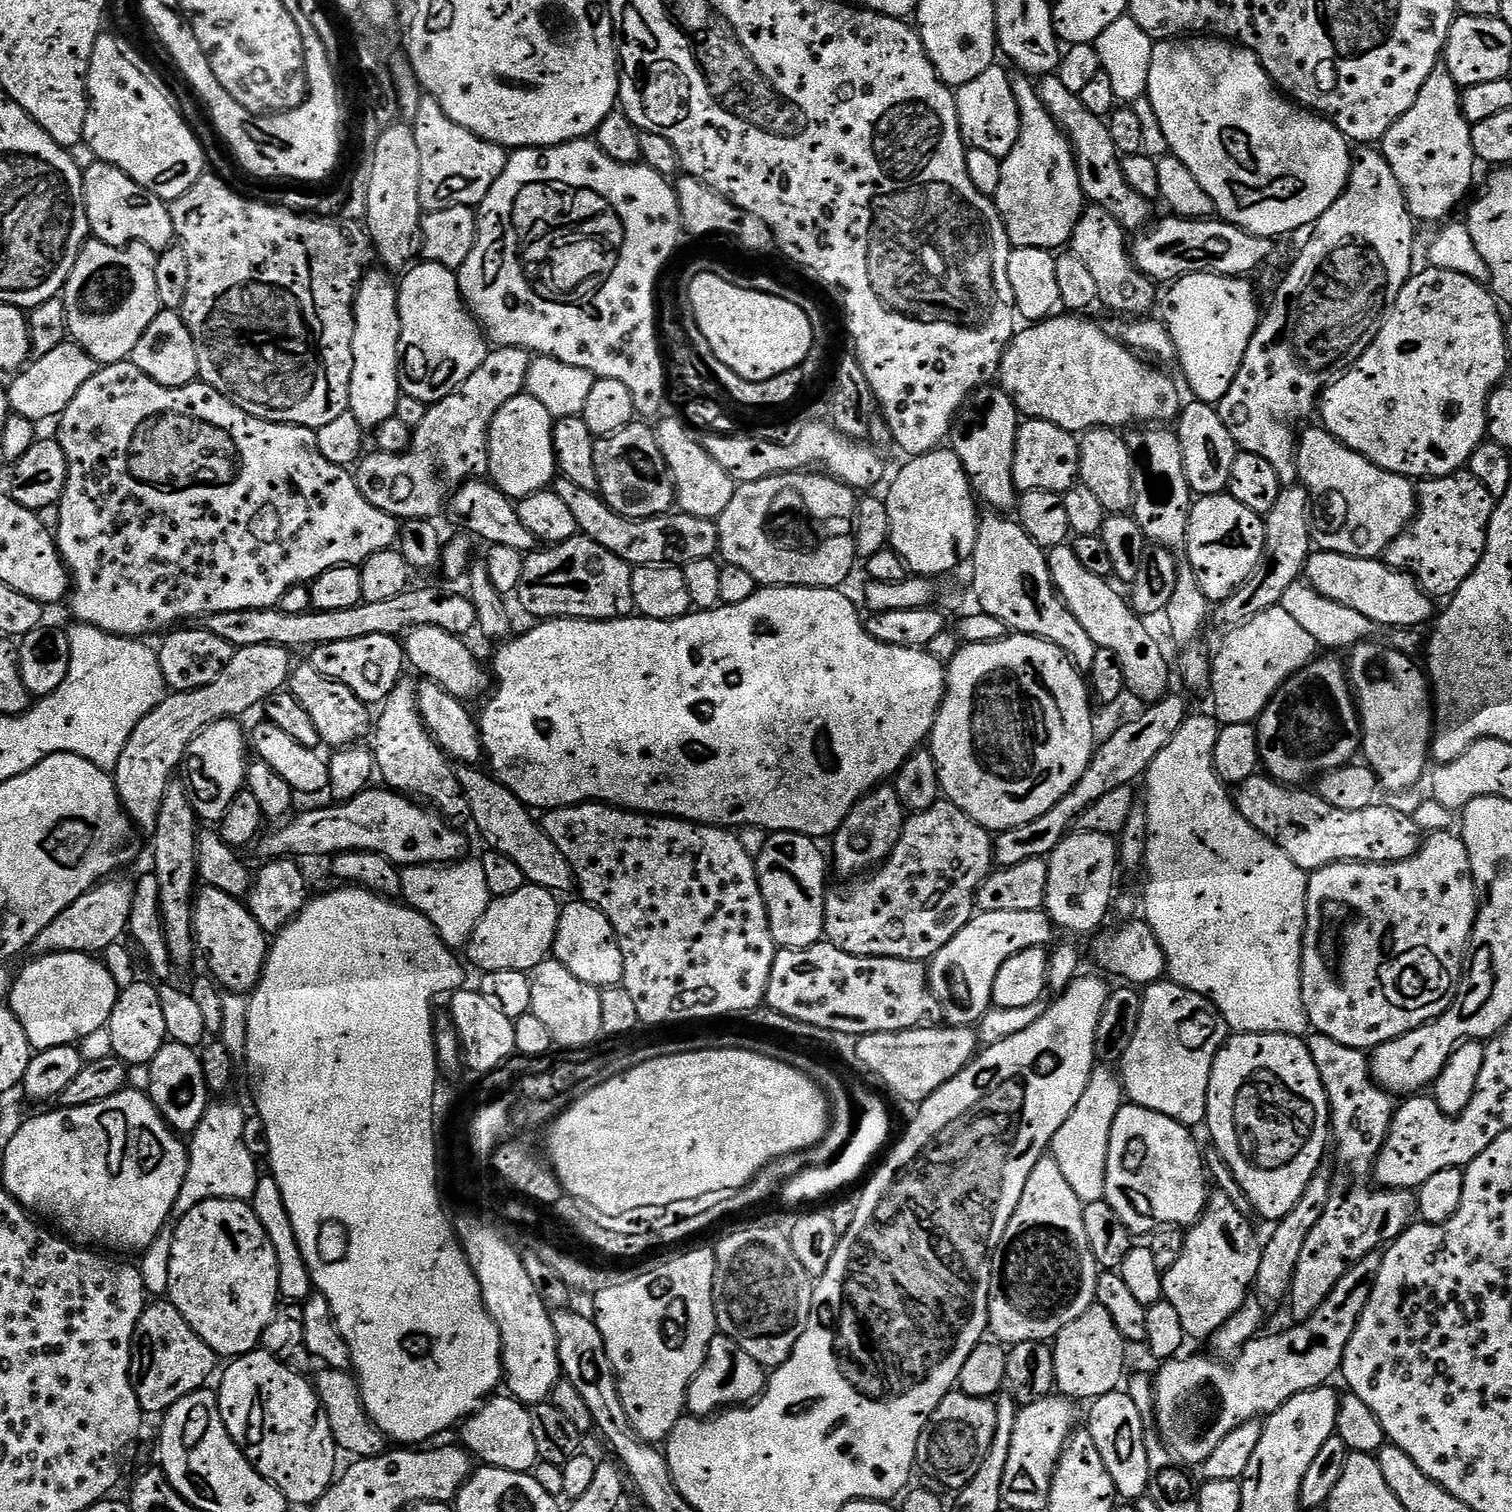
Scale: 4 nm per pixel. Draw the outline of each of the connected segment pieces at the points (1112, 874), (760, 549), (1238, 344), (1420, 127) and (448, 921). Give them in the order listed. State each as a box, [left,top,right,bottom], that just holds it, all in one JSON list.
[[1044,830,1117,936],[718,470,858,588],[1158,274,1262,405],[1382,67,1478,222],[400,858,490,950]]

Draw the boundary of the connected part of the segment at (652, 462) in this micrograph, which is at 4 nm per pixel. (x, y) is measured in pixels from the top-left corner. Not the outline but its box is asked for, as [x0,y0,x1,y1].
[594,422,676,520]

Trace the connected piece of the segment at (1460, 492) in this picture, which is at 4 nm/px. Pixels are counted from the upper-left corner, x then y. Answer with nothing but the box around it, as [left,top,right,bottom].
[1382,470,1494,598]

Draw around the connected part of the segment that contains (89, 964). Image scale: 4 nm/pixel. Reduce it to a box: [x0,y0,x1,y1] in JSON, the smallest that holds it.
[10,952,118,1049]

